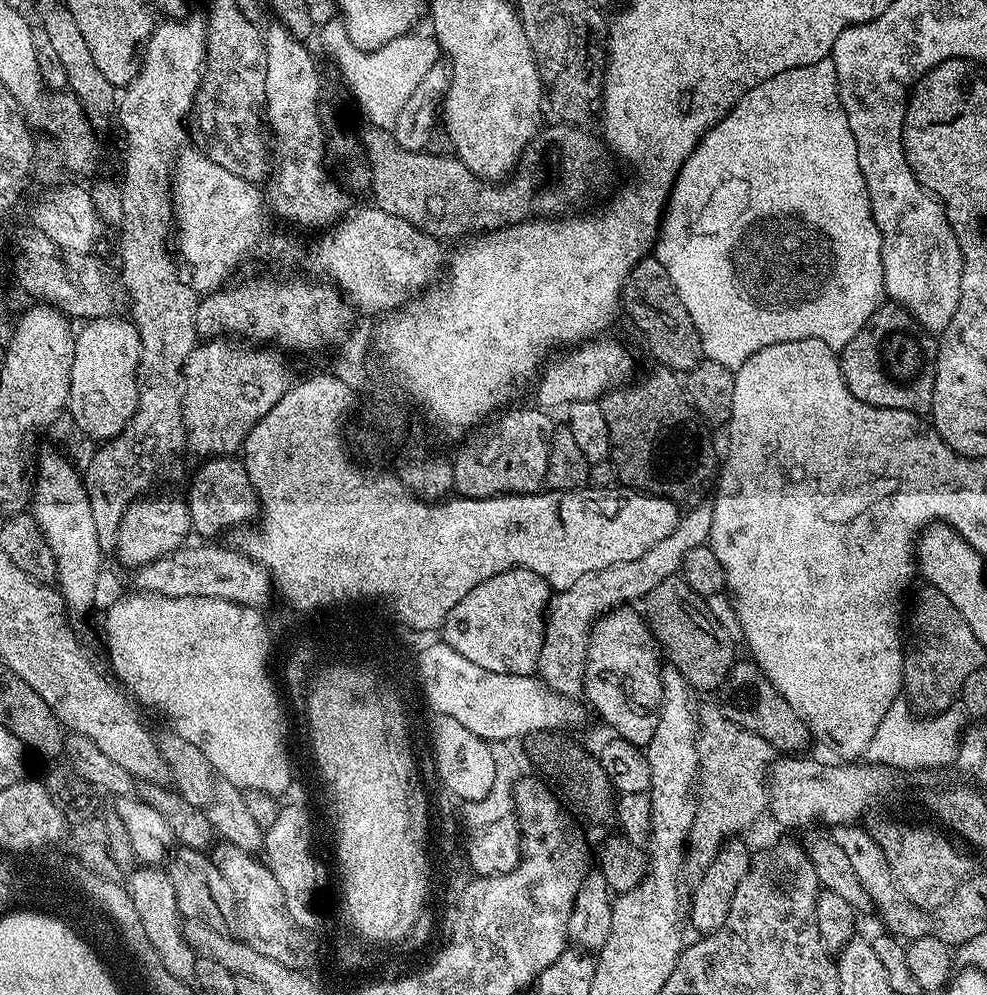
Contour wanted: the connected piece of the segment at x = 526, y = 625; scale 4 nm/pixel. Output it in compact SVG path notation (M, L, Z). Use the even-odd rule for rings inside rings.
M507 568L504 572L494 574L494 578L486 578L454 610L450 610L442 625L443 643L449 644L462 658L470 658L476 666L495 672L509 672L515 676L527 676L537 671L536 663L544 641L544 622L548 610L550 589L541 576L525 568Z

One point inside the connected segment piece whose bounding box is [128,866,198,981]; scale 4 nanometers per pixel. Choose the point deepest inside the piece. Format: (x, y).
(161, 919)

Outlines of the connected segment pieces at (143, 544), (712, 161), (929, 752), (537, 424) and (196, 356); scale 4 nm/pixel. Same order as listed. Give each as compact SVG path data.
M152 496L135 500L132 505L124 511L124 517L120 523L120 529L116 535L116 546L114 555L131 570L137 570L144 564L152 563L155 559L162 558L163 555L170 554L176 548L180 547L189 538L188 532L193 531L192 519L190 518L190 510L188 509L187 499L176 496Z
M831 58L819 60L810 66L798 66L794 70L786 70L782 74L774 74L774 78L766 78L761 84L751 88L749 92L700 139L698 146L690 154L690 158L686 158L682 170L676 175L675 184L672 185L672 195L668 198L668 207L660 225L660 234L654 245L654 255L656 259L662 262L662 266L666 266L666 274L670 274L670 282L674 282L674 290L678 290L678 298L682 298L682 306L686 306L686 314L690 314L690 318L694 318L694 326L702 338L702 350L704 351L705 357L714 362L718 362L718 366L726 366L727 368L735 370L744 365L746 358L758 354L758 350L766 350L766 346L774 346L778 342L794 342L802 338L818 338L822 342L826 342L826 346L842 350L851 342L854 334L858 334L858 330L862 330L862 326L866 326L866 322L874 314L874 310L878 310L886 300L884 275L882 274L882 240L880 238L880 231L874 222L872 211L870 210L870 198L866 190L866 182L862 178L862 166L858 166L858 146L854 142L854 134L850 134L850 122L846 118L846 110L840 101L836 71L834 70L834 62Z
M898 699L886 710L878 730L874 730L874 738L870 738L870 746L866 753L867 759L885 769L905 768L908 774L917 770L925 770L930 764L936 763L938 752L947 741L965 731L966 713L963 707L947 708L934 716L921 718L913 713L911 707L903 699Z
M536 406L531 407L509 407L501 411L495 418L479 425L478 432L481 432L484 437L472 436L457 450L456 460L451 461L452 487L461 497L481 500L487 496L538 492L545 487L546 458L548 457L548 444L552 440L554 423L552 424L551 418L548 417L551 415L547 411Z
M208 338L197 343L184 367L187 451L197 452L200 458L239 453L254 425L293 386L287 358L275 346L257 346L240 338Z

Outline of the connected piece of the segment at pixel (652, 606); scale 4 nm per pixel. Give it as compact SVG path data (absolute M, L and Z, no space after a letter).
M677 574L658 582L650 594L646 594L642 601L642 615L648 622L648 629L653 634L655 643L659 651L666 657L667 663L673 668L677 668L682 674L682 678L687 680L693 689L701 688L702 691L708 692L719 689L728 677L728 672L733 664L737 663L736 656L737 645L728 636L726 630L714 620L707 609L705 601L684 581L684 577Z

